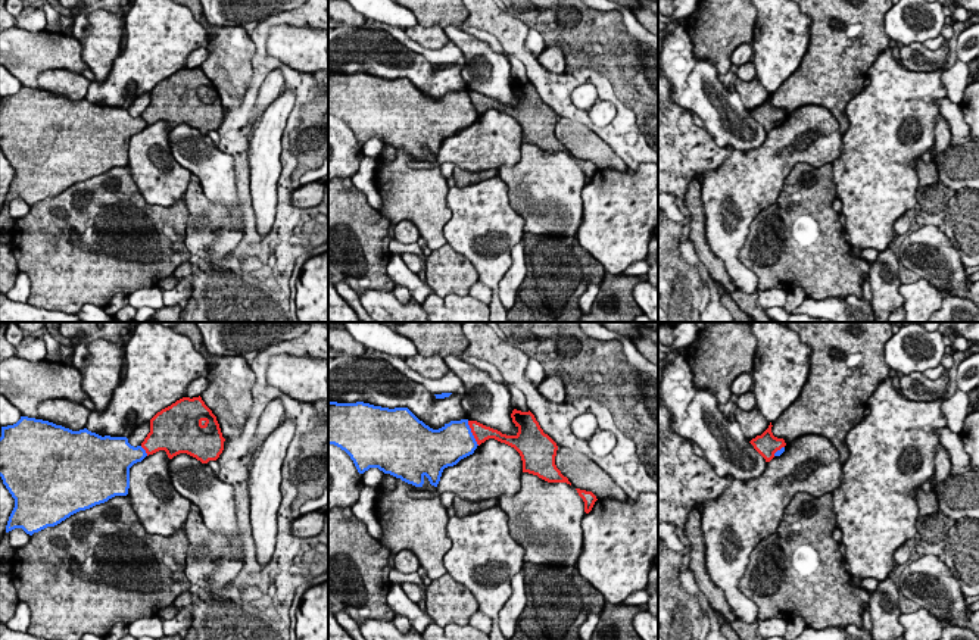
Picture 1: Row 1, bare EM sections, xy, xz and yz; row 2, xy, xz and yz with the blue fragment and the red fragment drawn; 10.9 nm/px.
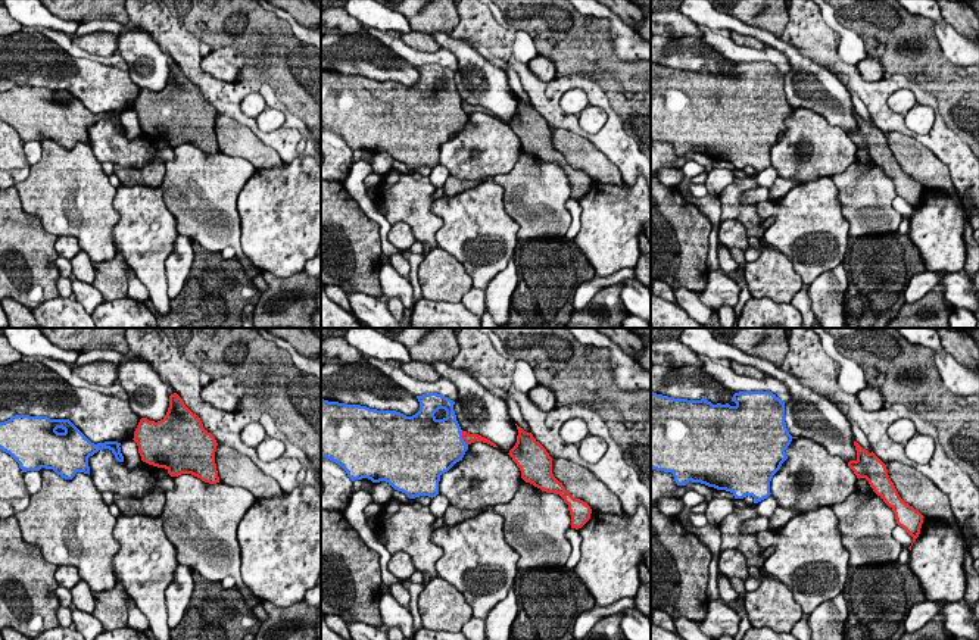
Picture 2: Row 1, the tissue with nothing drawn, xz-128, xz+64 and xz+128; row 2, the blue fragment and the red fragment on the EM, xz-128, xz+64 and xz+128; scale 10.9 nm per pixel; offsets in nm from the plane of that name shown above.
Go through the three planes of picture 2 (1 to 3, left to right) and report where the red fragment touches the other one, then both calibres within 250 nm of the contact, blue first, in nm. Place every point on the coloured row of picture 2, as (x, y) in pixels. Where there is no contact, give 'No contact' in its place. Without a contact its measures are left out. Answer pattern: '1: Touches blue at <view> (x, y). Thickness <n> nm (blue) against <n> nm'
1: No contact
2: Touches blue at xz+64 (463, 439). Thickness 500 nm (blue) against 120 nm
3: No contact

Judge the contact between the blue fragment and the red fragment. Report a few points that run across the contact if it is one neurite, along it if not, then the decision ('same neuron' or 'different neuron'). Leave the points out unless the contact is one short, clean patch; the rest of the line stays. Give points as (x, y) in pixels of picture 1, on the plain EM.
line xz (467, 91), (479, 115); different neuron

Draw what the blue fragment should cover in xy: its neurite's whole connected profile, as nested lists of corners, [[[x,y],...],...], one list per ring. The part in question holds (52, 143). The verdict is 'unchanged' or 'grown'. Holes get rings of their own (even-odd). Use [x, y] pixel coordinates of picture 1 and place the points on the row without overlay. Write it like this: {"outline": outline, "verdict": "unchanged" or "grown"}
{"outline": [[[21,87],[13,96],[1,97],[0,147],[15,169],[6,203],[22,199],[32,206],[79,181],[105,174],[115,166],[127,166],[130,138],[146,127],[146,121],[141,116],[131,116],[127,107],[102,107],[87,99],[72,102],[28,87]]], "verdict": "unchanged"}

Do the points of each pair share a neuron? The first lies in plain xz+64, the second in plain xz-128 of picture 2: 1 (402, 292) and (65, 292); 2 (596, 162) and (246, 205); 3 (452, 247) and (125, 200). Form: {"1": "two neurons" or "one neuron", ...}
{"1": "two neurons", "2": "two neurons", "3": "one neuron"}

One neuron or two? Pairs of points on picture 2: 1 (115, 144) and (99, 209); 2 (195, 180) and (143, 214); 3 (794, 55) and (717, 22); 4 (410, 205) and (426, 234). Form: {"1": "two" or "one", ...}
{"1": "two", "2": "two", "3": "one", "4": "one"}

